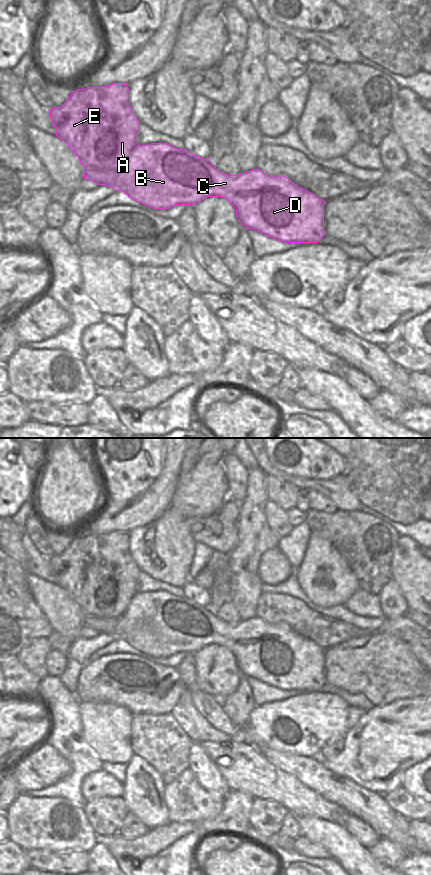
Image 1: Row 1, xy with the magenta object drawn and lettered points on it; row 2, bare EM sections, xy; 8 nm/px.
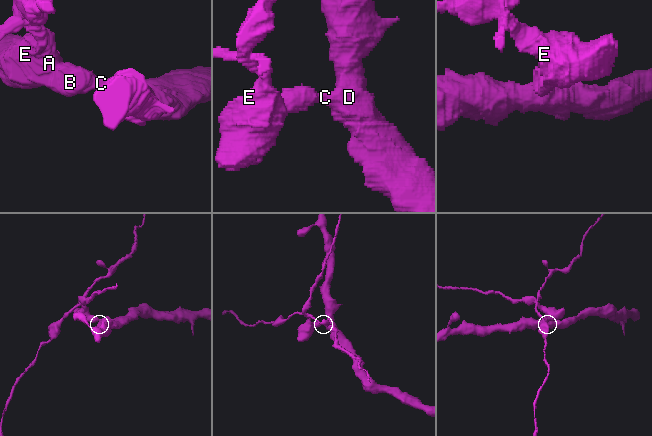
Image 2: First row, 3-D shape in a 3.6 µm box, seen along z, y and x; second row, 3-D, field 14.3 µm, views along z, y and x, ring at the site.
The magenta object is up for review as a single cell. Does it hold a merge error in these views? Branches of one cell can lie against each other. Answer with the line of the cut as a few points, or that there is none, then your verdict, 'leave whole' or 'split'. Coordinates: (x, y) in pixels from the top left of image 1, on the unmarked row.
xy (137, 592), (129, 605), (118, 616), (110, 618), (86, 617) | split

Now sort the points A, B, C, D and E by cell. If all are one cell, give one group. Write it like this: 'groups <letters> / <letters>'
groups A E / B C D

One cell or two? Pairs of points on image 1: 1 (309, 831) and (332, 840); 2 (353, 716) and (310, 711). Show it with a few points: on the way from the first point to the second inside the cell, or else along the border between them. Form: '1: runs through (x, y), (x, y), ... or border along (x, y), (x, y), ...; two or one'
1: runs through (315, 831), (326, 834); one
2: border along (349, 706), (348, 730); two

